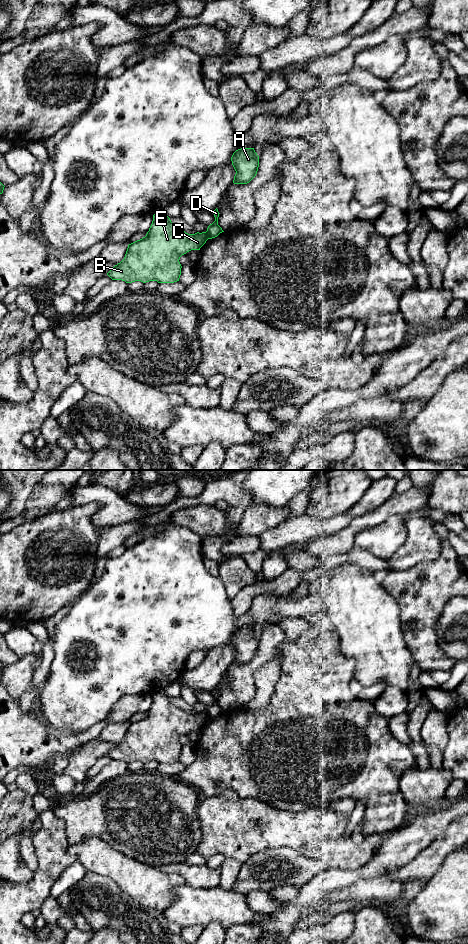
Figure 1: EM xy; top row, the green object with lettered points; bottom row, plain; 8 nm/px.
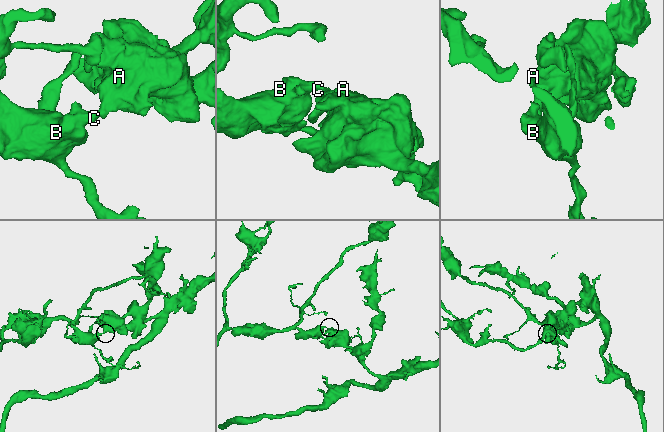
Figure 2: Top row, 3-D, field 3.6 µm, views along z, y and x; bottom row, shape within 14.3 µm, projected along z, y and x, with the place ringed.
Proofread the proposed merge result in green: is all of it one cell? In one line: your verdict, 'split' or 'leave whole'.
split

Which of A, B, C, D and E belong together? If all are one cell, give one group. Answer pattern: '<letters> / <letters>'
A D / B C E

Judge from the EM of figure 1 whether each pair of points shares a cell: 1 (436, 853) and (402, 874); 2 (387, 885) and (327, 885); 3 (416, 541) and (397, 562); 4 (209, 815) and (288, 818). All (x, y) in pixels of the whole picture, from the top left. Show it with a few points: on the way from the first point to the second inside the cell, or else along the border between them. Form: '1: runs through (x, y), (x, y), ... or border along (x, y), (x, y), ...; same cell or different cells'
1: runs through (428, 861), (416, 873), (410, 873); same cell
2: border along (372, 879), (359, 879), (347, 886), (327, 893); different cells
3: runs through (413, 546), (402, 557); same cell
4: runs through (229, 816), (260, 816), (268, 818); same cell

